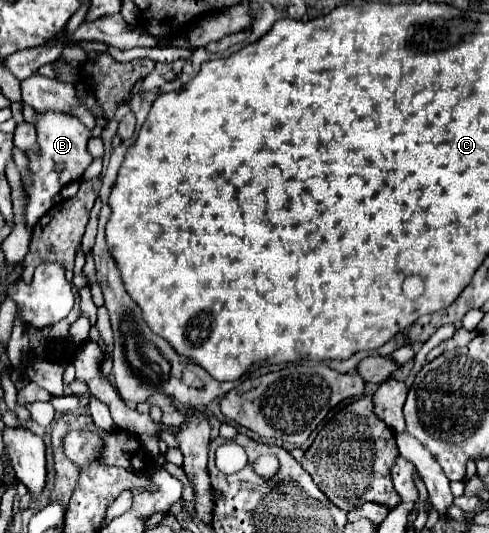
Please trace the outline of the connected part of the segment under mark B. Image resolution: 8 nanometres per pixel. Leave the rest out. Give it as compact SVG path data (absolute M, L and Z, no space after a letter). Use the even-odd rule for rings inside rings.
M44 111L36 115L36 135L38 135L38 151L28 151L28 169L32 173L32 181L24 187L26 195L26 209L24 209L24 225L34 227L36 221L54 205L54 195L72 181L80 181L84 171L90 167L94 157L88 153L86 143L92 137L90 129L80 123L74 115L62 111Z

